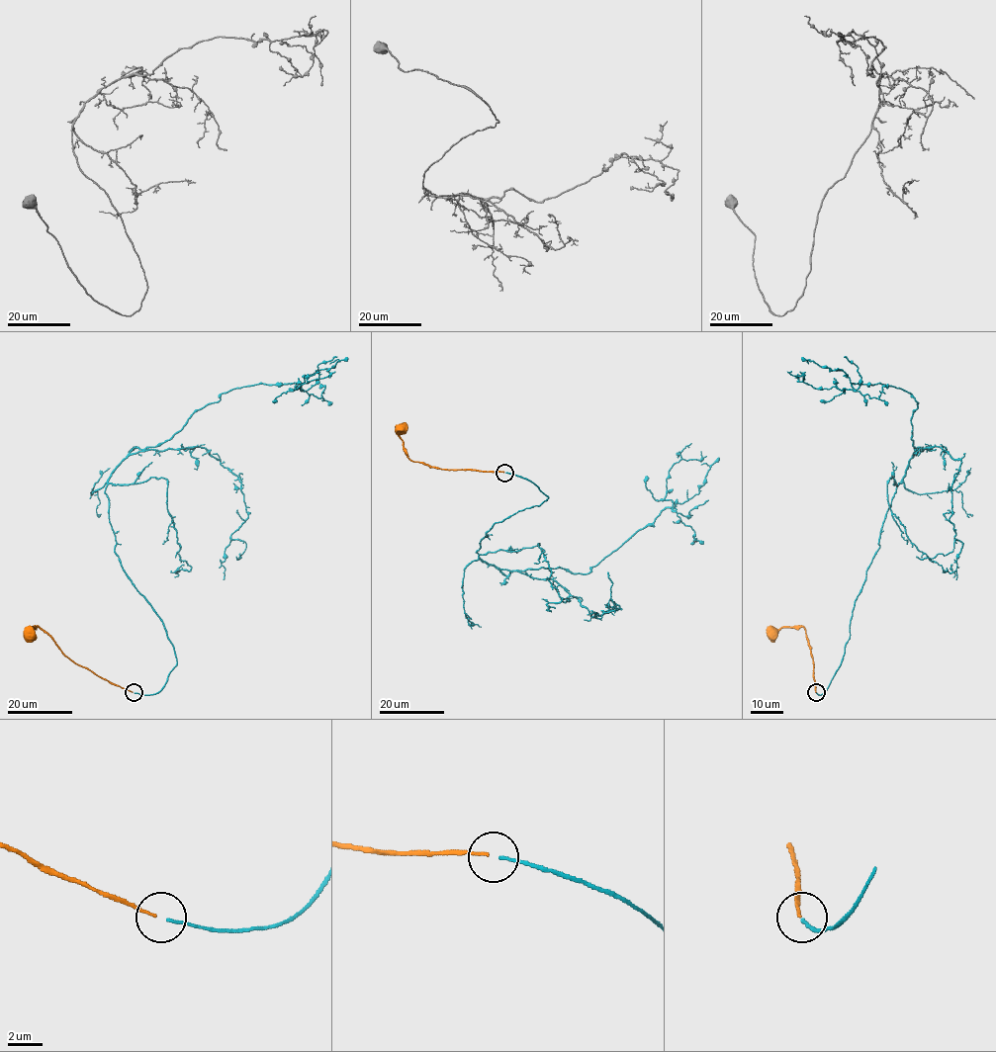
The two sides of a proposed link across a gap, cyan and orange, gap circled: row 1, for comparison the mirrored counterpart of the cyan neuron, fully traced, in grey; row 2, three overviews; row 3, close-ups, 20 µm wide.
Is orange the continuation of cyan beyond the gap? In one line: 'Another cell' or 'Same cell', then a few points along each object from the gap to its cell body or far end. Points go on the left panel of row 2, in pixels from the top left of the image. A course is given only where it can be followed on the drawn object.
Same cell. Course of cyan: (135, 693), (157, 693), (176, 663), (115, 552), (111, 472), (223, 393), (329, 377). Course of orange: (133, 692), (74, 663), (46, 633), (37, 627), (28, 629), (30, 634)

